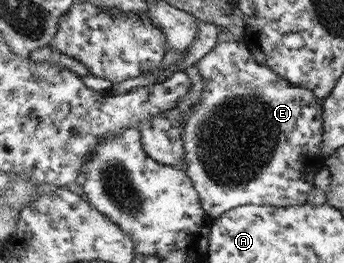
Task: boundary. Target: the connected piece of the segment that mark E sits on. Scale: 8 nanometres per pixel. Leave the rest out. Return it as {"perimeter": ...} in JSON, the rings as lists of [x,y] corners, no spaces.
{"perimeter":[[[241,40],[235,42],[220,42],[215,44],[211,53],[207,54],[198,64],[196,70],[201,71],[208,81],[206,95],[199,105],[195,106],[193,111],[184,121],[182,132],[183,141],[187,148],[185,171],[194,179],[199,193],[201,194],[203,207],[207,213],[214,219],[221,217],[223,213],[241,205],[274,205],[275,207],[287,207],[288,205],[301,205],[306,203],[308,193],[314,188],[316,175],[318,171],[325,167],[326,157],[322,153],[323,135],[324,135],[324,105],[319,100],[314,91],[305,86],[295,86],[287,81],[286,78],[275,73],[269,66],[259,65],[251,55],[250,49]]]}

